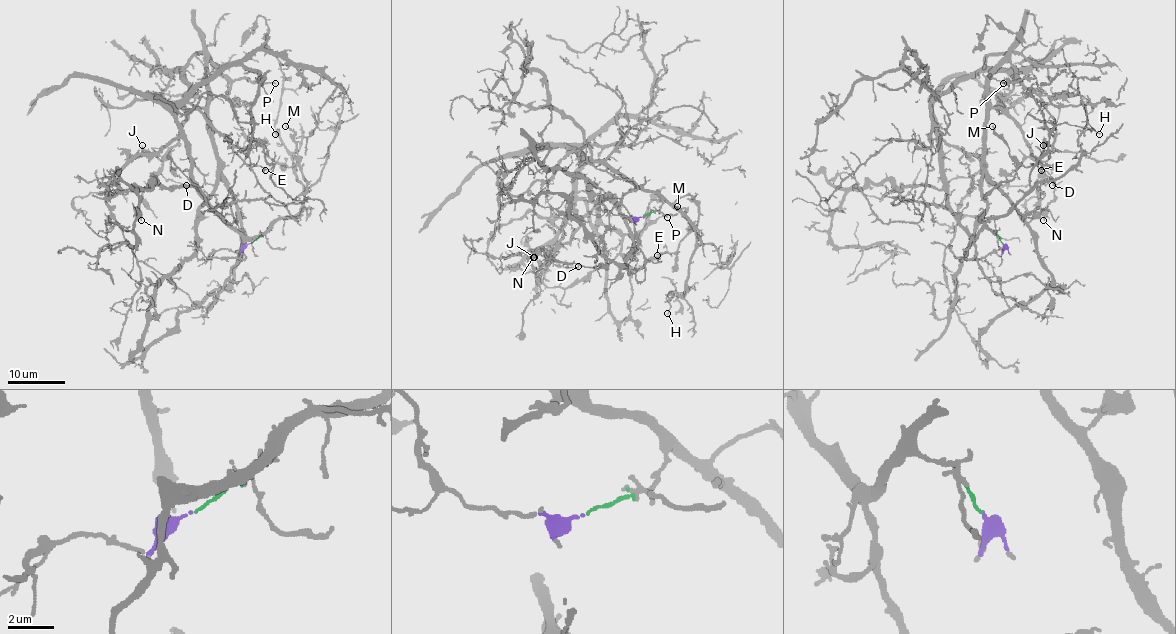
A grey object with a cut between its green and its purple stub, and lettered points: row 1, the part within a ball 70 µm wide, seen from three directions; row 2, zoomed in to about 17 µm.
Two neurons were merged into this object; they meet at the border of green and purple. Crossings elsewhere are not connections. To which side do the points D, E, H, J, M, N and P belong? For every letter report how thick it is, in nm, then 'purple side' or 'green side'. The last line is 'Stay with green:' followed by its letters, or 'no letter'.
D: calibre 110 nm; purple side
E: calibre 110 nm; purple side
H: calibre 110 nm; green side
J: calibre 120 nm; purple side
M: calibre 110 nm; purple side
N: calibre 360 nm; purple side
P: calibre 140 nm; purple side
Stay with green: H

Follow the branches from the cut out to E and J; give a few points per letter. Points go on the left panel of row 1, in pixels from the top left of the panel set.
E: (251, 243), (196, 256), (200, 203), (217, 182), (207, 62), (229, 84), (248, 140), (275, 163), (265, 170)
J: (251, 243), (196, 256), (200, 203), (217, 182), (203, 108), (163, 160), (141, 146)

